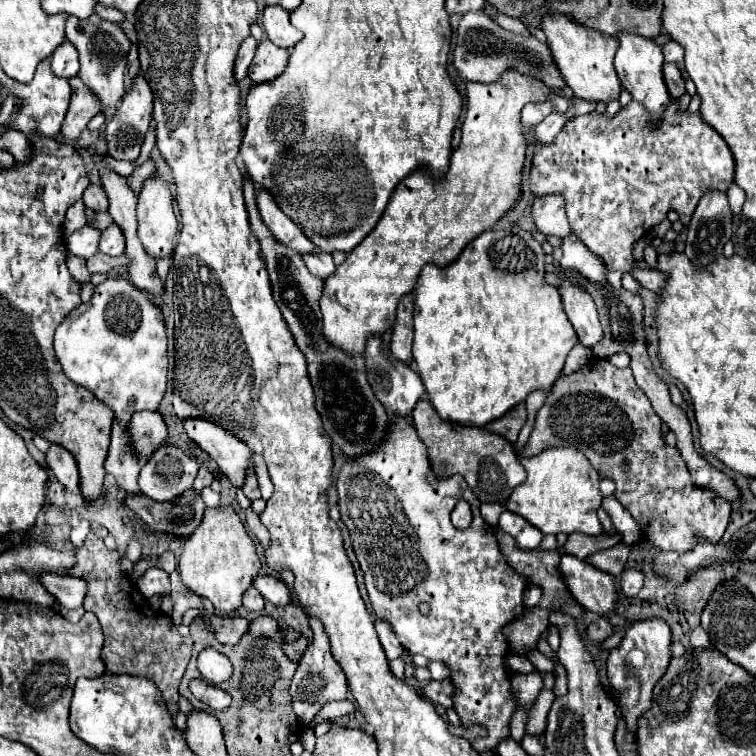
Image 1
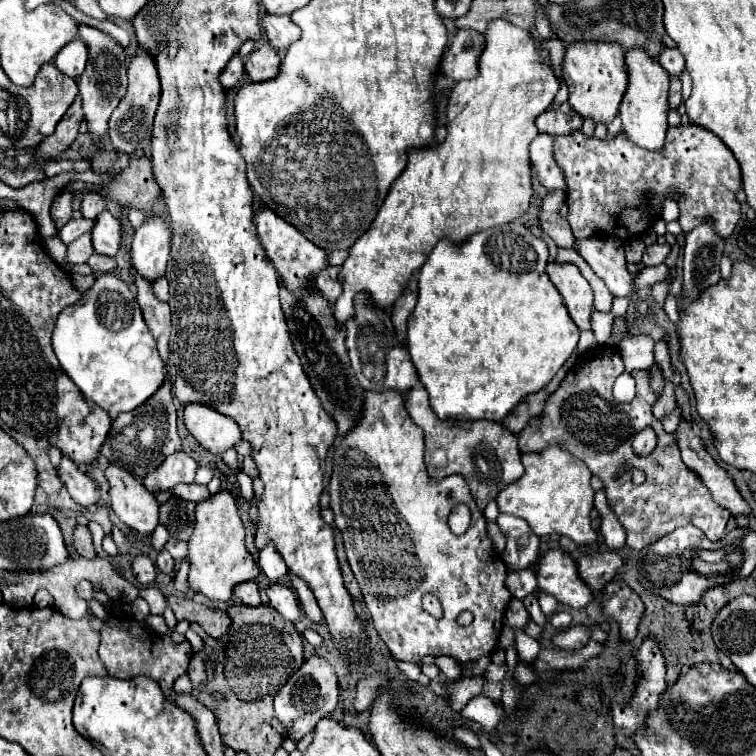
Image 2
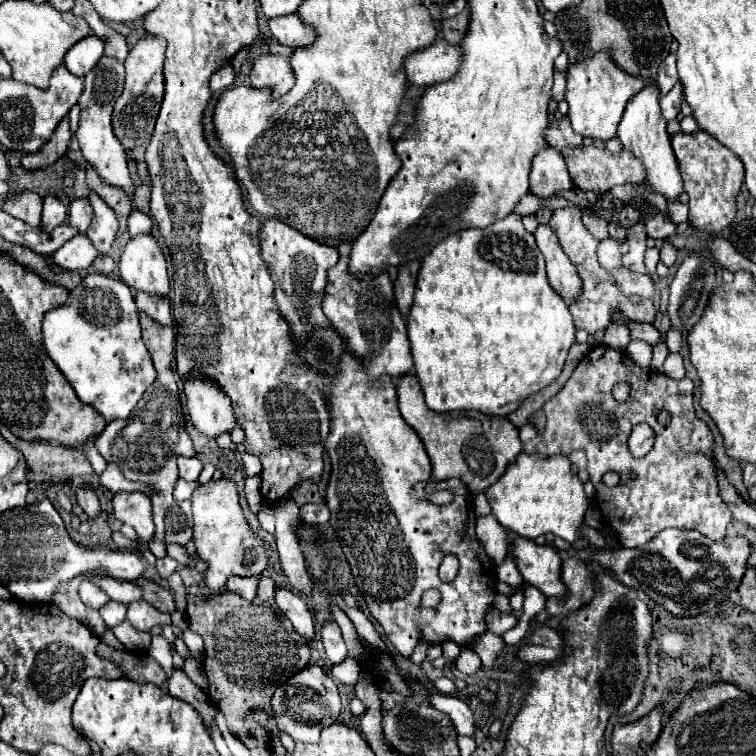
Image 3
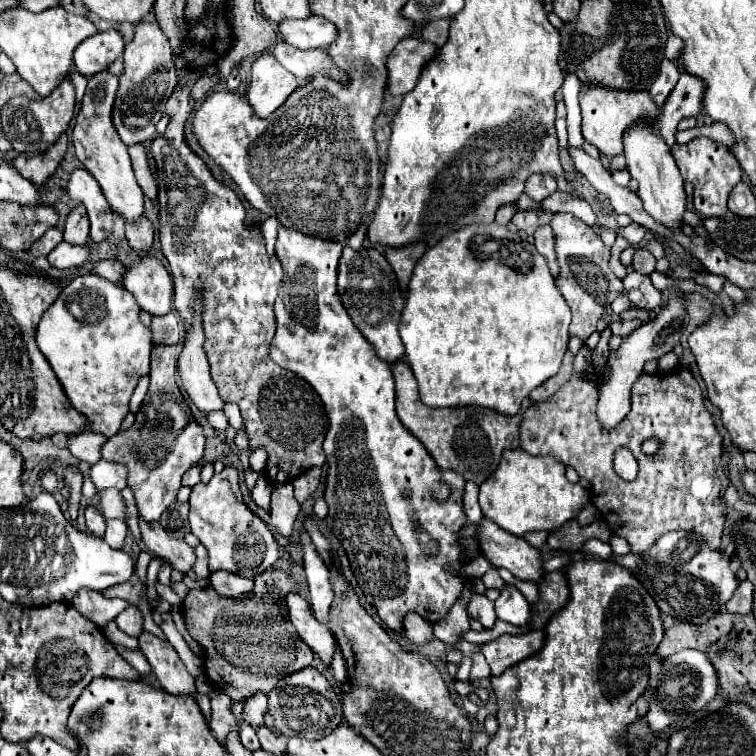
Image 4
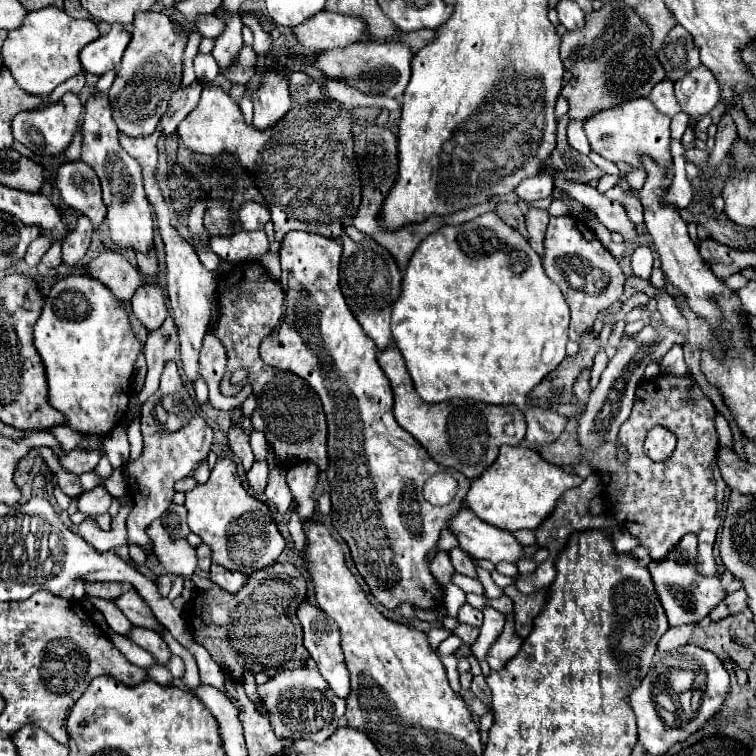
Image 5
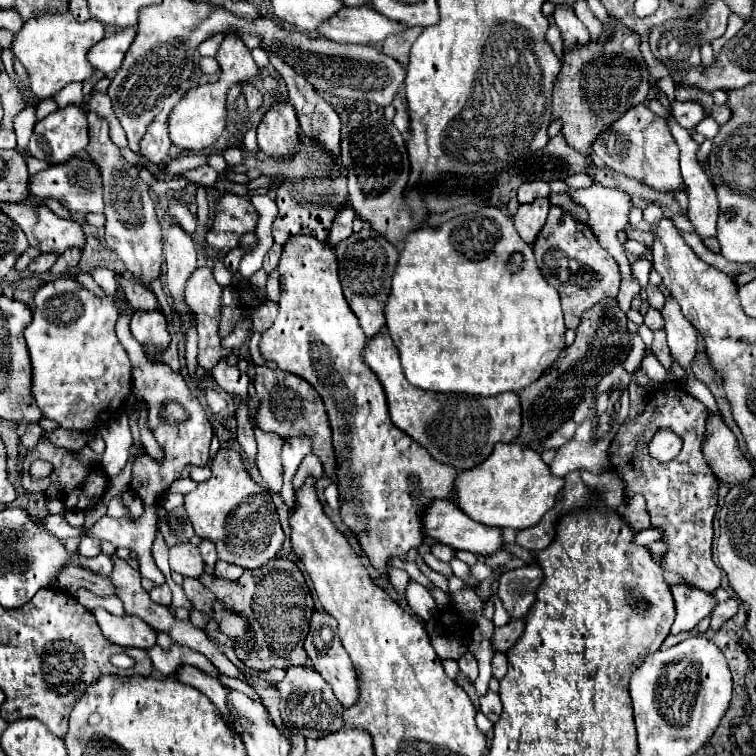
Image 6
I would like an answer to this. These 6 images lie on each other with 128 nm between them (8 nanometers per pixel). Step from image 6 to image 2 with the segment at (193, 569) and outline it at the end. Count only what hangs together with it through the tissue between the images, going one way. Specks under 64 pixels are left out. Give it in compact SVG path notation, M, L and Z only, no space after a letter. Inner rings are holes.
M116 464L106 468L106 480L110 484L110 498L116 516L140 534L154 532L158 526L158 500L144 488L142 480Z

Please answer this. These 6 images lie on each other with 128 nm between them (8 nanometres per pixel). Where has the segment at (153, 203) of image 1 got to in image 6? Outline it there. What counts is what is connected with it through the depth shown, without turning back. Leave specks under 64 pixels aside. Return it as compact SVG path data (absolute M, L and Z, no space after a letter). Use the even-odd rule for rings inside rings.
M134 310L130 330L142 346L170 344L172 340L172 336L166 330L166 318L158 310Z

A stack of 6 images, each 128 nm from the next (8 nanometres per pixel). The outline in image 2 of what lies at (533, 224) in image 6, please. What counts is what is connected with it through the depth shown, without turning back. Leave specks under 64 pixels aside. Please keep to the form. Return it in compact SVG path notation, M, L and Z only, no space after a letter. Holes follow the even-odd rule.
M554 262L546 266L546 274L564 298L570 318L580 330L590 330L590 316L594 312L594 294L586 278L574 264L556 266Z

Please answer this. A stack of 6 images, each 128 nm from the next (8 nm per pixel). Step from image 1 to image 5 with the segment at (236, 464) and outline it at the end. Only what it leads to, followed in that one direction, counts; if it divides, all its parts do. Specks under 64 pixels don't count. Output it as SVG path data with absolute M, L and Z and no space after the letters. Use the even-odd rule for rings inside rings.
M159 123L156 130L150 136L142 136L140 140L128 140L126 136L120 136L120 144L122 148L140 164L142 168L142 178L144 178L144 190L146 190L146 198L148 202L154 206L156 212L156 222L158 222L158 230L160 236L164 240L166 246L166 288L168 288L168 296L170 296L170 314L176 320L178 326L178 334L180 334L180 356L182 356L182 368L184 374L190 382L194 382L198 378L198 356L200 356L200 348L208 330L208 320L212 316L212 294L216 292L216 274L206 270L200 260L196 250L192 248L192 244L182 238L178 234L178 230L174 228L174 210L172 206L168 206L168 202L164 200L160 188L158 188L158 180L156 180L156 156L158 150L156 146L158 139L162 136L162 127Z

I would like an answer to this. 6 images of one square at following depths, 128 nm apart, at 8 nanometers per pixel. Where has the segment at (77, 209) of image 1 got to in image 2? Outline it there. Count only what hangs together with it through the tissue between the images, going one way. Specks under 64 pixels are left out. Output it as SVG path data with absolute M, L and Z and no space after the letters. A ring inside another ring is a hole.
M66 192L66 194L60 194L52 204L52 218L58 230L72 218L72 200L74 200L74 194Z

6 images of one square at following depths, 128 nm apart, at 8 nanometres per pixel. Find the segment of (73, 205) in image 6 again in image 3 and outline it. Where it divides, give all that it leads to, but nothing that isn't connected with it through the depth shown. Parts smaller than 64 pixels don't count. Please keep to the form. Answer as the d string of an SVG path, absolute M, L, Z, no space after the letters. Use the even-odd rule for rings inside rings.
M90 192L88 200L94 208L94 218L92 218L92 224L88 226L86 236L92 240L94 248L100 254L108 254L108 250L114 244L114 238L116 238L118 220L116 220L112 208L96 192Z

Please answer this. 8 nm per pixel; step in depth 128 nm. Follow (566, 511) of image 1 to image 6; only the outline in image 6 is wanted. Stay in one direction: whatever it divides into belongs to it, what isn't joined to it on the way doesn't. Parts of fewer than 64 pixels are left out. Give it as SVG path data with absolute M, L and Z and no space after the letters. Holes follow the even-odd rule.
M516 442L512 444L496 444L492 456L480 464L480 468L472 468L472 472L460 472L458 482L456 482L456 502L466 512L472 520L496 528L514 528L514 530L524 530L536 526L542 516L556 504L556 494L562 490L564 478L556 478L550 474L548 464L542 462L540 452L520 446Z

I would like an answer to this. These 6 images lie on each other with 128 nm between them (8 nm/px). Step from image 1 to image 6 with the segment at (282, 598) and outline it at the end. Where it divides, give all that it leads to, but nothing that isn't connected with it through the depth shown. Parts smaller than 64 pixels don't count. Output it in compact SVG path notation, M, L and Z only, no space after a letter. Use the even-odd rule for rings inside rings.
M314 612L312 620L310 620L310 632L306 636L304 648L308 652L308 658L312 660L312 666L316 668L316 672L332 686L336 698L340 700L340 704L344 708L350 708L356 700L358 700L358 686L356 686L356 672L352 668L350 658L346 656L344 646L340 644L340 636L338 636L338 624L336 620L326 614L326 612Z

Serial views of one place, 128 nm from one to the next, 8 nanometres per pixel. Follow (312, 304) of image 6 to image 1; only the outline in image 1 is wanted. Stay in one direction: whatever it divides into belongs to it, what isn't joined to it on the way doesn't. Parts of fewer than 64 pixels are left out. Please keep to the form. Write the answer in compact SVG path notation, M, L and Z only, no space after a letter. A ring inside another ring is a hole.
M260 188L258 196L256 196L256 202L258 202L258 210L260 210L260 216L264 220L264 224L270 228L270 232L282 242L282 244L288 244L292 250L304 254L304 252L314 252L316 246L308 240L308 236L278 208L274 196ZM396 420L392 436L388 436L388 444L384 444L380 452L372 452L372 456L364 456L364 460L346 460L336 486L340 496L340 514L350 530L354 552L364 570L376 618L390 622L406 652L412 656L422 654L428 660L444 662L450 668L450 680L456 688L452 700L454 710L460 716L460 724L462 728L484 728L488 736L474 740L472 748L480 754L492 752L500 740L510 738L510 720L518 708L510 686L514 672L504 664L506 654L510 654L510 644L506 642L502 628L520 618L526 610L522 600L528 586L526 576L520 576L500 554L496 530L490 530L482 520L478 510L480 502L464 484L464 478L452 476L448 480L440 480L434 476L426 448L420 444L414 426L408 420ZM460 500L466 500L472 508L472 524L466 530L456 530L450 522L450 512ZM420 602L430 604L428 616L420 614Z

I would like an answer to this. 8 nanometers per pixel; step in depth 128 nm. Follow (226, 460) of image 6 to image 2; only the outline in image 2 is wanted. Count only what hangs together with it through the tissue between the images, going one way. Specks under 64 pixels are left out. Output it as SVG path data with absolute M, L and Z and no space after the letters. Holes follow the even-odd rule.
M218 492L196 506L196 524L188 540L188 562L190 586L204 594L212 602L230 602L234 586L246 580L256 580L260 576L260 566L246 550L244 544L244 524L240 520L236 502L230 492Z

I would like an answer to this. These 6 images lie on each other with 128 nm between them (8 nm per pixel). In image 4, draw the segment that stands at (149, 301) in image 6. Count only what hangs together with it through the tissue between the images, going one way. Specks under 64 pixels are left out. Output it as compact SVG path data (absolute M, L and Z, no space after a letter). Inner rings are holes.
M100 260L92 266L92 274L98 274L114 284L122 284L122 276L126 272L126 266L116 260Z

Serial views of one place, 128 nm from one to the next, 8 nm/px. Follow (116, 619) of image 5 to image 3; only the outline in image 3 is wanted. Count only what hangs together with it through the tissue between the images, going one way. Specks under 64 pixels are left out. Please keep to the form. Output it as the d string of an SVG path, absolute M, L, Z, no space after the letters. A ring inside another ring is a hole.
M138 600L138 602L132 602L128 604L128 620L132 622L134 628L138 630L150 630L154 628L156 624L172 624L172 618L169 613L161 613L152 608L146 600Z

